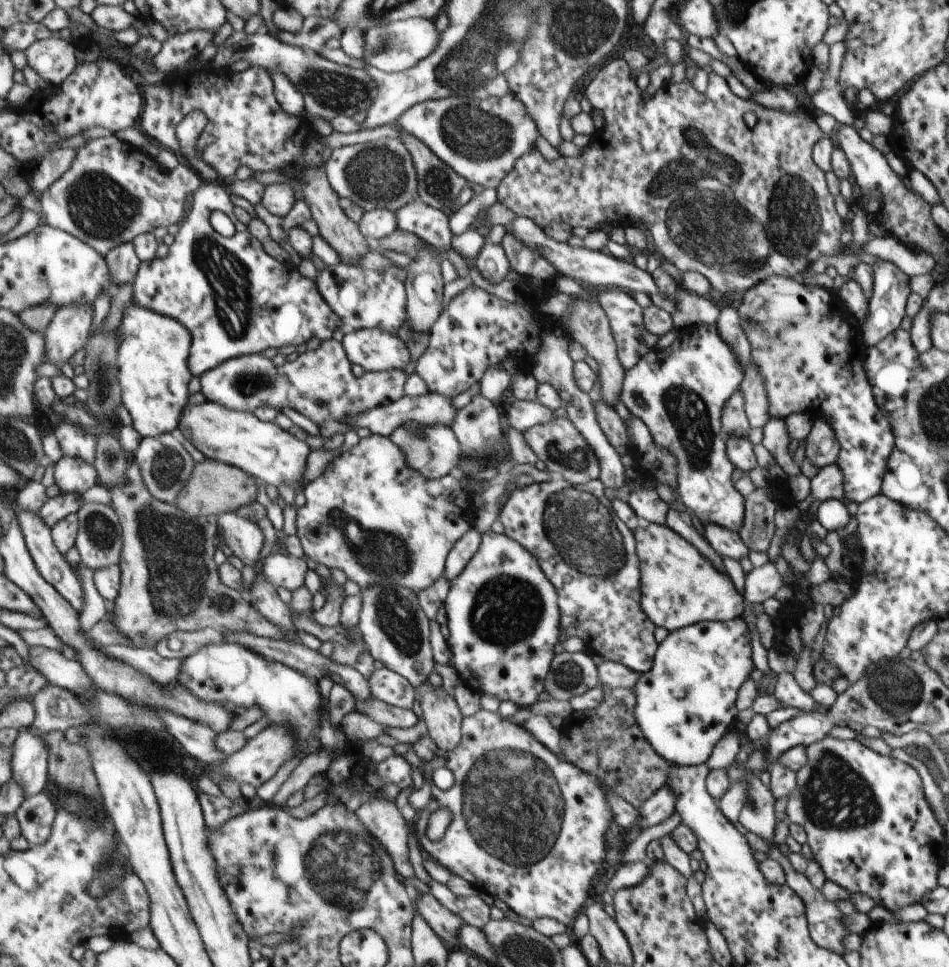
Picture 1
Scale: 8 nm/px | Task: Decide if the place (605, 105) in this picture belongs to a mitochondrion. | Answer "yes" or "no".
no

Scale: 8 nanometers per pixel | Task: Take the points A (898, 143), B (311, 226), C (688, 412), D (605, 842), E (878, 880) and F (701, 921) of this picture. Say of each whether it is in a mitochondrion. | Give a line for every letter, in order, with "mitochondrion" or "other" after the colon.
A: other
B: other
C: mitochondrion
D: other
E: other
F: other

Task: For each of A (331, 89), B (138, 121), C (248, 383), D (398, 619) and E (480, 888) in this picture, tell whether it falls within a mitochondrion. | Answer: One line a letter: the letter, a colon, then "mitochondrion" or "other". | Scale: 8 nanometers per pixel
A: mitochondrion
B: other
C: mitochondrion
D: mitochondrion
E: other

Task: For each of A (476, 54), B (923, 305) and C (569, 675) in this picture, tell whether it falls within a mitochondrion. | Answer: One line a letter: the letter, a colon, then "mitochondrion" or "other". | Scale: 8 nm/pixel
A: mitochondrion
B: other
C: mitochondrion

